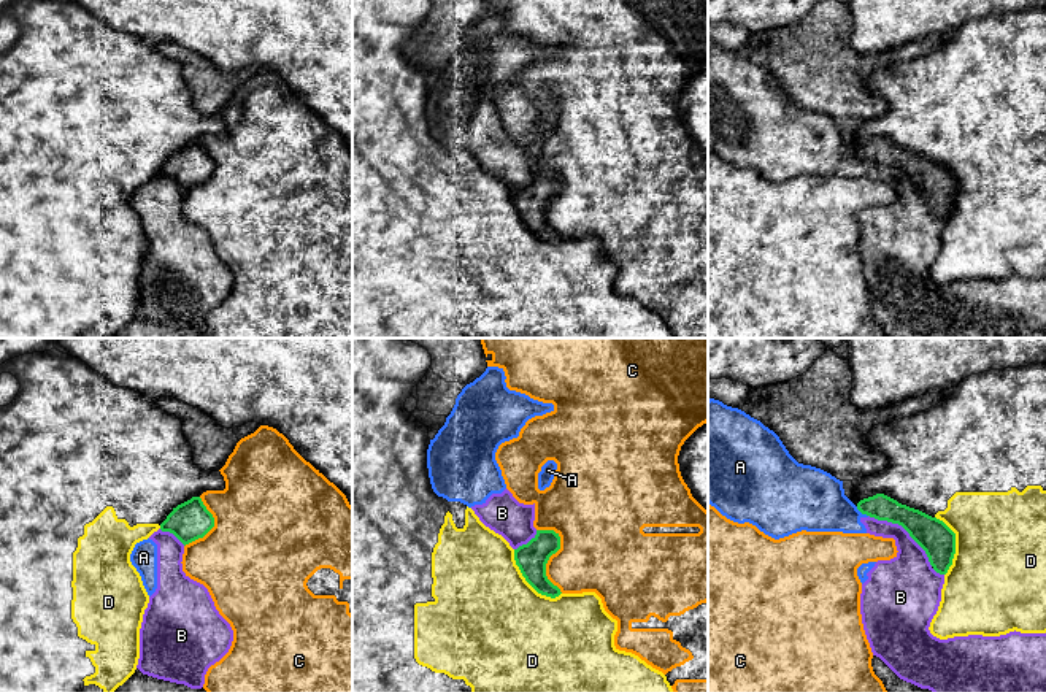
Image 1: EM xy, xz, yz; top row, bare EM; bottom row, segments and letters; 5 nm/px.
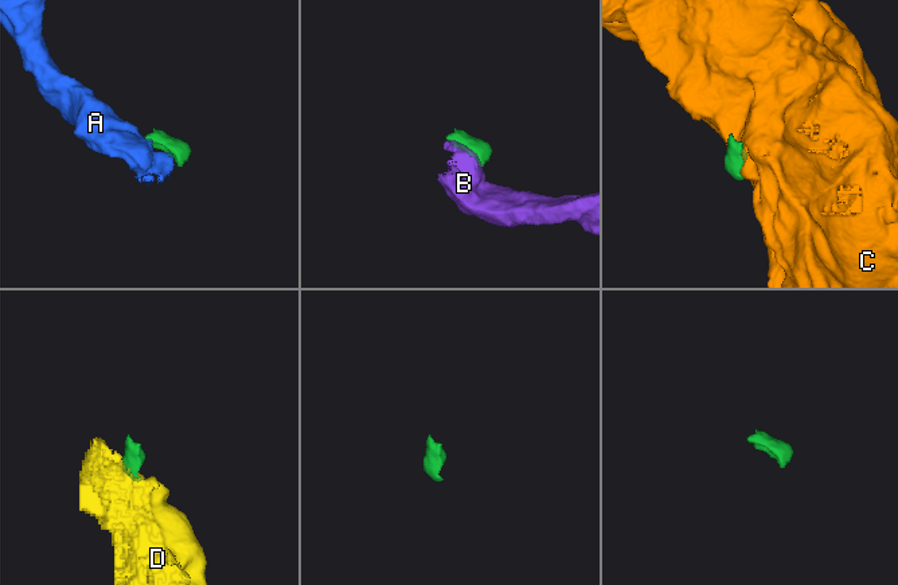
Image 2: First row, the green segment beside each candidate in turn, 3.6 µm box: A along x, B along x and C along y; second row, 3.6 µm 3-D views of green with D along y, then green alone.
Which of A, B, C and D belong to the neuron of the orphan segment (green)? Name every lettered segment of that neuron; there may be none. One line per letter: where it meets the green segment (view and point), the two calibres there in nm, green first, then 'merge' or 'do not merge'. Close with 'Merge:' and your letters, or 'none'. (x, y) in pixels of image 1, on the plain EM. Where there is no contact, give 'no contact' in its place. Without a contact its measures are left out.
A: yz (862, 157) | 130/320 nm | do not merge
B: yz (905, 173) | 170/260 nm | do not merge
C: xz (553, 197) | 160/440 nm | do not merge
D: xz (529, 227) | 160/500 nm | do not merge
Merge: none

